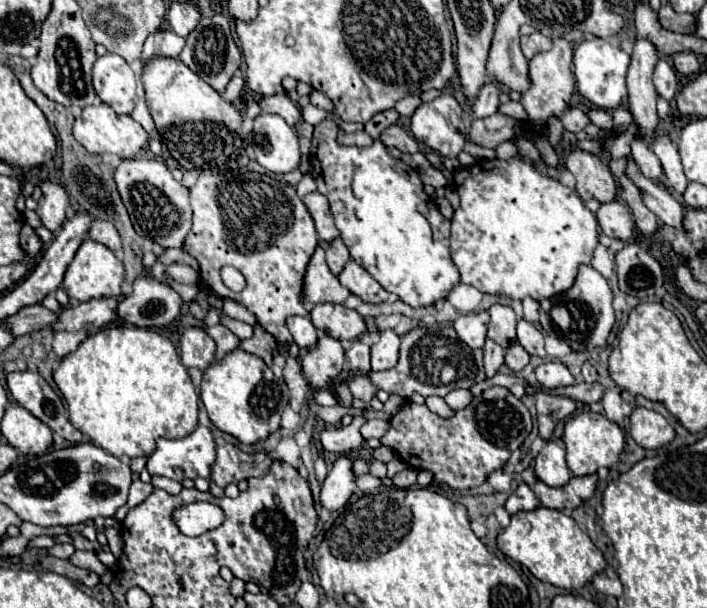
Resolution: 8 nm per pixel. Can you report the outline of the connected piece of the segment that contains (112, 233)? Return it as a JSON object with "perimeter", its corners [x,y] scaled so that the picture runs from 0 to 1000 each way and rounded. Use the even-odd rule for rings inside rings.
{"perimeter":[[[133,362],[124,388],[127,388],[127,395],[153,405],[158,414],[173,411],[173,391],[167,388],[167,378],[161,375],[161,368],[156,368],[150,362]]]}

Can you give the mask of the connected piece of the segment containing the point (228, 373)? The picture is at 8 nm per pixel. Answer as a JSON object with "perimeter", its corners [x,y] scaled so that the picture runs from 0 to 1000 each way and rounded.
{"perimeter":[[[334,572],[320,582],[311,599],[303,595],[289,609],[283,655],[306,704],[337,720],[337,727],[356,734],[396,707],[396,684],[407,664],[407,638],[399,622],[385,615],[371,589]]]}

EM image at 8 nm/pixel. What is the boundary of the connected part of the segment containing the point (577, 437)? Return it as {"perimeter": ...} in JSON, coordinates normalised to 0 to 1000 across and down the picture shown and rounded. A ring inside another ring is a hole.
{"perimeter":[[[823,678],[812,688],[806,688],[798,701],[798,717],[795,717],[798,730],[801,730],[801,760],[803,770],[815,780],[815,783],[832,783],[840,780],[849,766],[863,770],[866,763],[877,760],[877,747],[883,740],[883,707],[863,694],[857,684],[851,681],[832,681]]]}

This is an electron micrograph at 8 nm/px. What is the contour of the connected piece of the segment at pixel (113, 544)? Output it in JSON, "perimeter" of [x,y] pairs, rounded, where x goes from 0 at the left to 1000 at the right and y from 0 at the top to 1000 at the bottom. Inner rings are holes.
{"perimeter":[[[156,867],[147,873],[147,878],[153,888],[153,898],[158,911],[165,921],[170,919],[174,901],[174,890],[171,883],[171,872],[165,867]]]}

